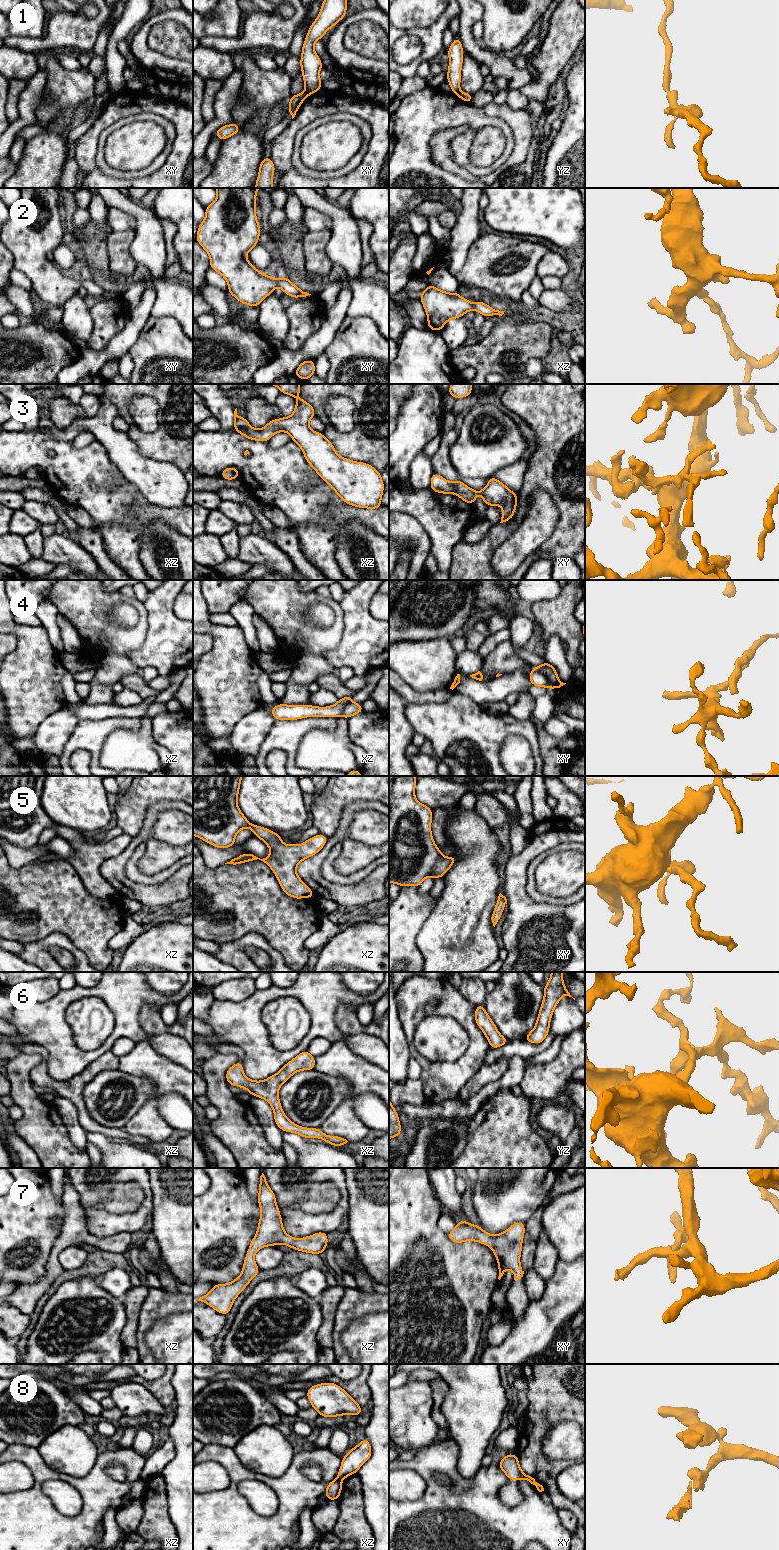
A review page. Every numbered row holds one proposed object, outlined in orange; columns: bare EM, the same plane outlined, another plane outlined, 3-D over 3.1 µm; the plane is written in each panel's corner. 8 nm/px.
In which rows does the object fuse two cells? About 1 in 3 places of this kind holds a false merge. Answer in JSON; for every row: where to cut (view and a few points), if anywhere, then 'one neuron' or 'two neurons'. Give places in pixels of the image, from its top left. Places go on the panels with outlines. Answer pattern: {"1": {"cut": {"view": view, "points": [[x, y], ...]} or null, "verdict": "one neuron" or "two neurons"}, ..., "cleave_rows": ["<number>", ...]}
{"1": {"cut": {"view": "xy", "points": [[305, 91], [309, 94]]}, "verdict": "two neurons"}, "2": {"cut": null, "verdict": "one neuron"}, "3": {"cut": null, "verdict": "one neuron"}, "4": {"cut": {"view": "xy", "points": [[533, 670], [539, 670], [546, 677], [550, 687]]}, "verdict": "two neurons"}, "5": {"cut": null, "verdict": "one neuron"}, "6": {"cut": null, "verdict": "one neuron"}, "7": {"cut": null, "verdict": "one neuron"}, "8": {"cut": {"view": "xz", "points": [[337, 1478], [340, 1480]]}, "verdict": "two neurons"}, "cleave_rows": ["1", "4", "8"]}

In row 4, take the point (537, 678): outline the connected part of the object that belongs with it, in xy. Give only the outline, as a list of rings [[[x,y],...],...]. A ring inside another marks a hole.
[[[532,671],[528,678],[533,686],[550,688],[547,677],[541,671]]]

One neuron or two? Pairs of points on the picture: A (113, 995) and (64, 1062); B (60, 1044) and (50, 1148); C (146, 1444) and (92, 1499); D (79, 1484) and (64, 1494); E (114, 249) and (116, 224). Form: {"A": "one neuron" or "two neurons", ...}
{"A": "one neuron", "B": "two neurons", "C": "two neurons", "D": "two neurons", "E": "two neurons"}

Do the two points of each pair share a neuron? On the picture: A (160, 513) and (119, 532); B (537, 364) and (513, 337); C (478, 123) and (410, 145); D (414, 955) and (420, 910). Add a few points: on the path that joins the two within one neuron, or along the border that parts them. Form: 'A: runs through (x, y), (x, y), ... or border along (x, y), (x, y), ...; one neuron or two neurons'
A: runs through (150, 514), (132, 532), (129, 532); one neuron
B: border along (539, 358), (530, 358), (522, 373); two neurons
C: runs through (461, 117), (438, 117), (427, 128); one neuron
D: runs through (410, 944), (410, 921); one neuron

